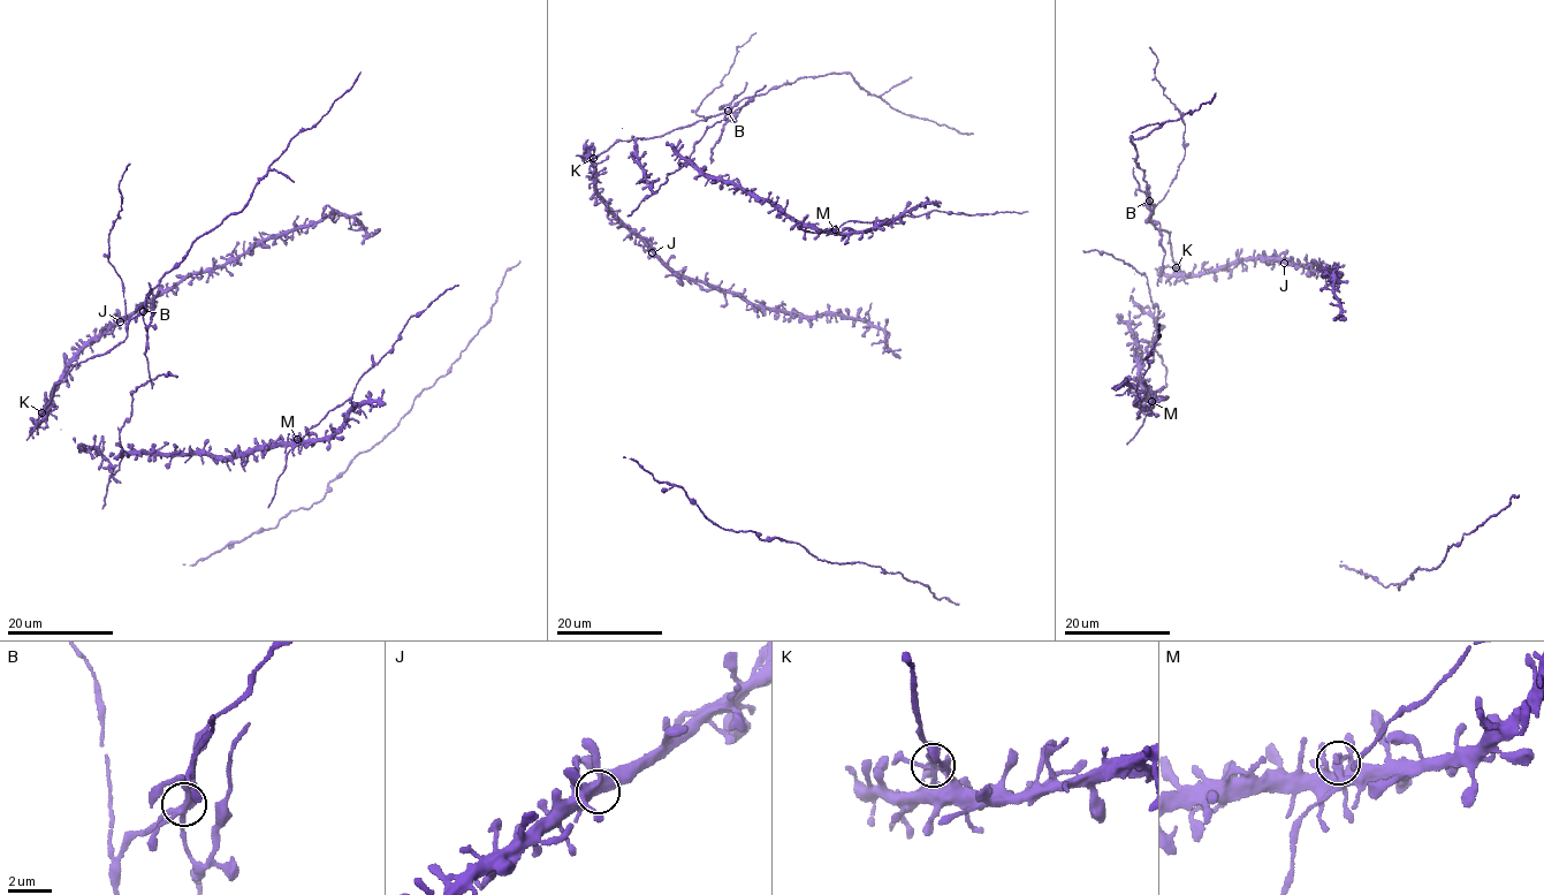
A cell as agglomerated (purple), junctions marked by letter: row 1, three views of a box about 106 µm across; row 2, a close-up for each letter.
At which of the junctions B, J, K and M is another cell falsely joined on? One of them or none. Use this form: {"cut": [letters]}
{"cut": ["B"]}

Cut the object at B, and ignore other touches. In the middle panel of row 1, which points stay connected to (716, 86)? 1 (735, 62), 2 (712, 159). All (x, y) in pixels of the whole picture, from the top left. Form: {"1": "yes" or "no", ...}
{"1": "yes", "2": "no"}

